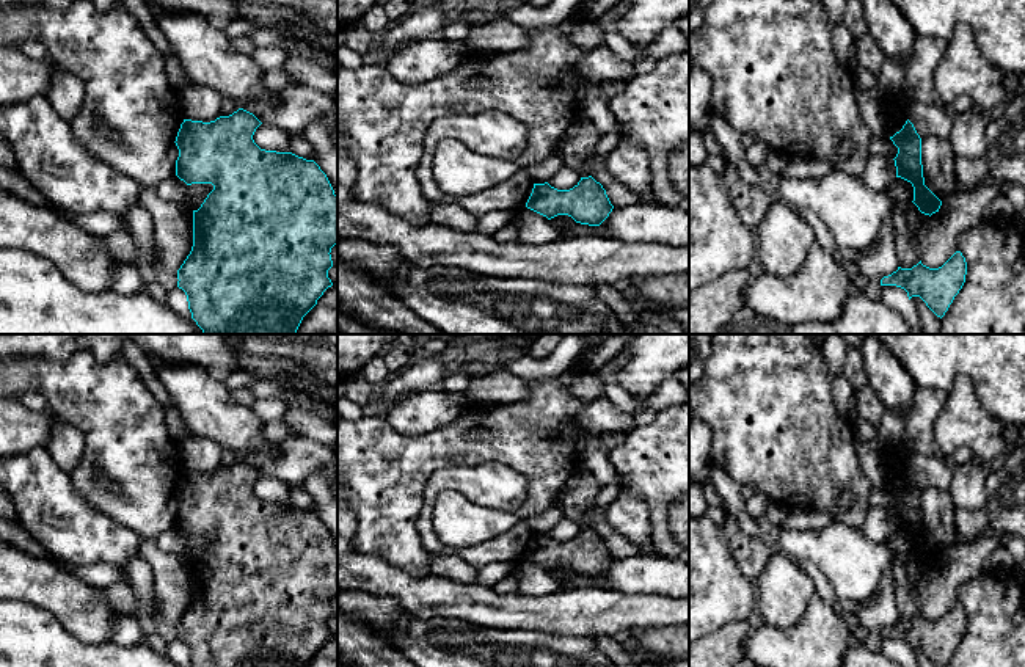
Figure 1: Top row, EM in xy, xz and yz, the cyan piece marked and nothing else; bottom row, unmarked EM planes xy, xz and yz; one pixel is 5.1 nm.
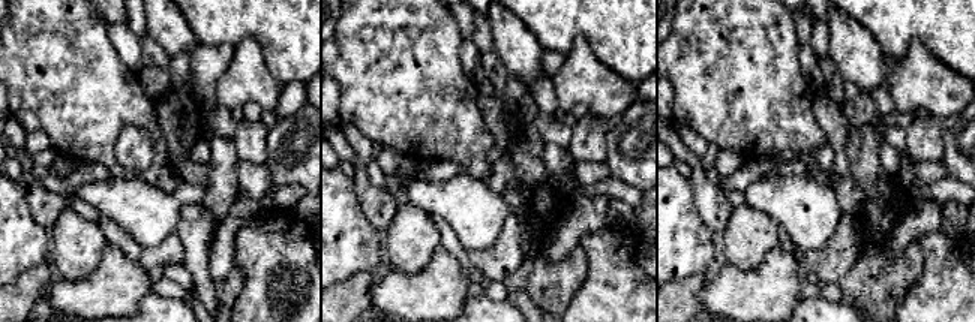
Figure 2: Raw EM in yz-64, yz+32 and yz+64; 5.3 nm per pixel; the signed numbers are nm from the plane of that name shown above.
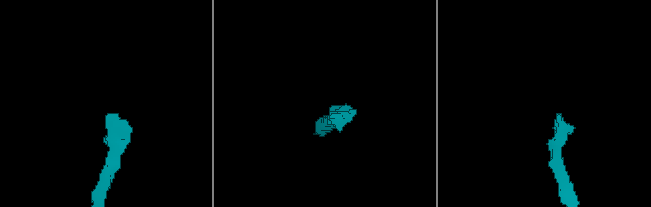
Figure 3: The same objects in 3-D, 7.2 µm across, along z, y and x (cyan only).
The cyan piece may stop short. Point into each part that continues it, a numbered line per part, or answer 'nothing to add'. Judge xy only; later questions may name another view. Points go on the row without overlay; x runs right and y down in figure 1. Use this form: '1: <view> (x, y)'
nothing to add

